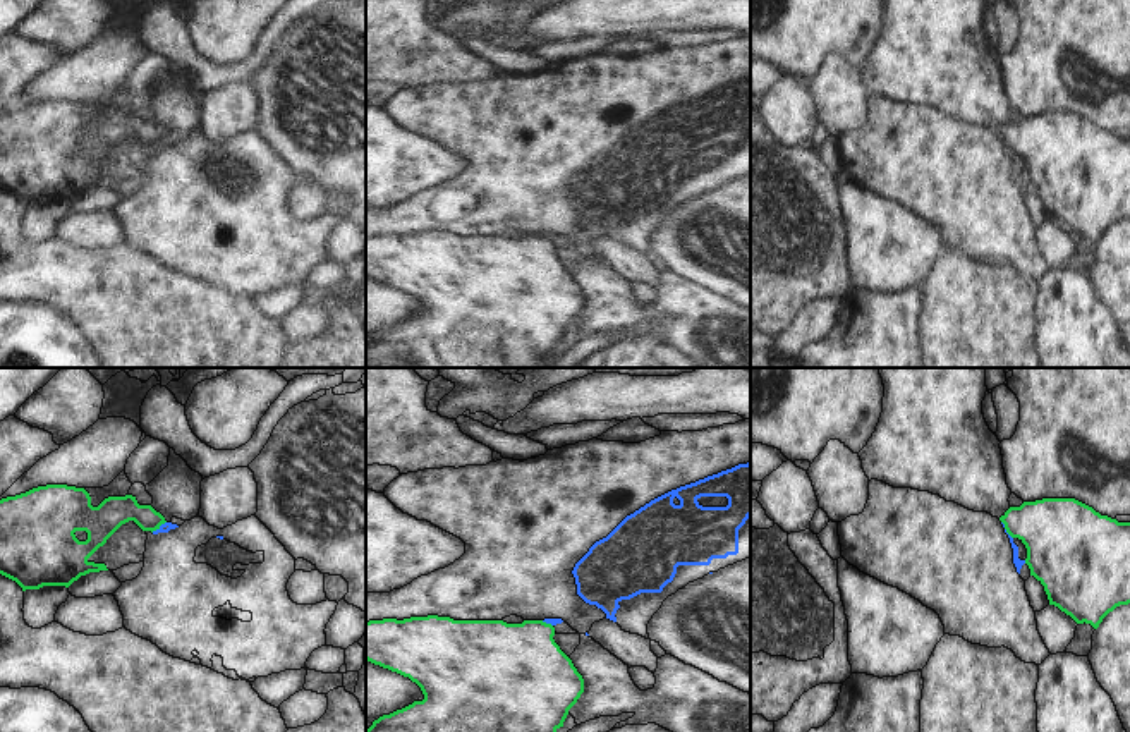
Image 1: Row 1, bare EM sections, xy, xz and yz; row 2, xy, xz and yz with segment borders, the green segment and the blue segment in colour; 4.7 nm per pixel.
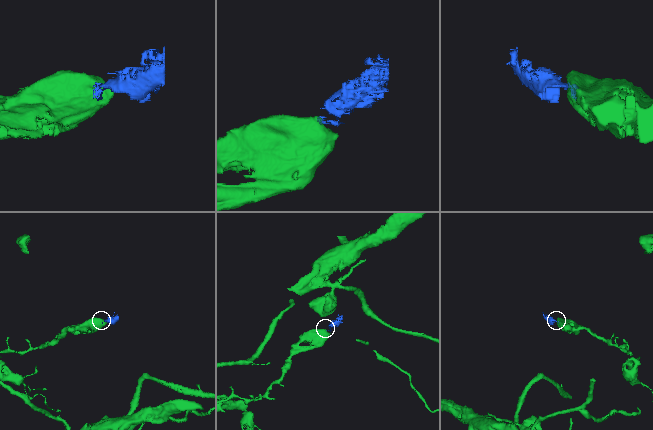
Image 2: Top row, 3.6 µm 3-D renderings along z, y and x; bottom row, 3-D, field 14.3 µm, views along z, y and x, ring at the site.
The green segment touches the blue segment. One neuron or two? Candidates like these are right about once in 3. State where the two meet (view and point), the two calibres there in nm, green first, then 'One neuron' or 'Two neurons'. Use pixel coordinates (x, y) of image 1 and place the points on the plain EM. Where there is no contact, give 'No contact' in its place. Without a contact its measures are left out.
Touches green at yz (1005, 143). Thickness 340 nm (green) against 40 nm. Two neurons.

